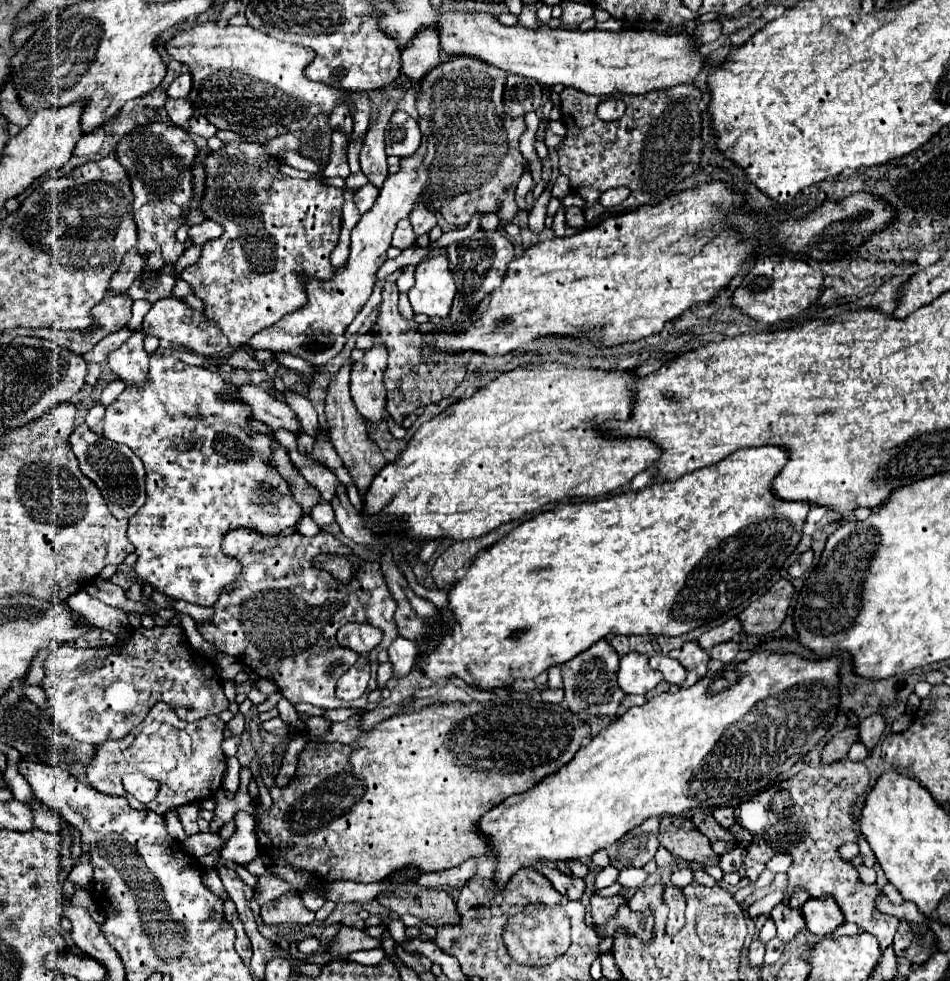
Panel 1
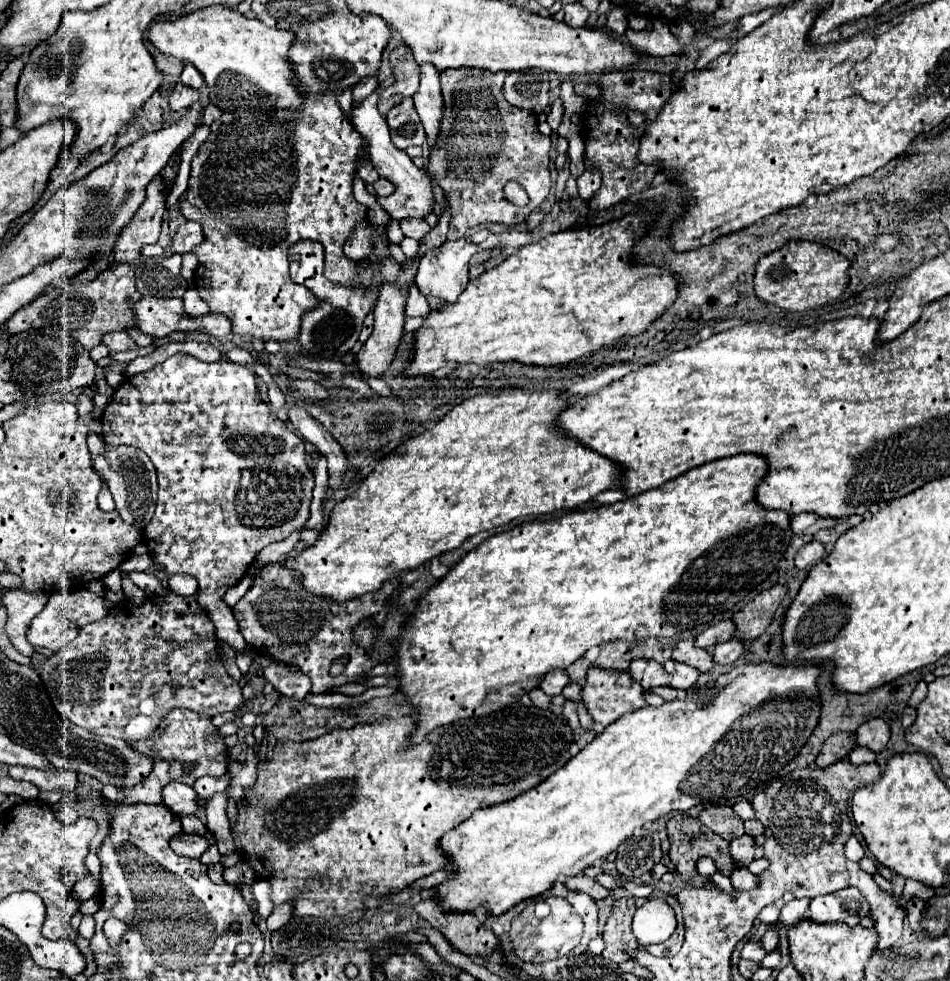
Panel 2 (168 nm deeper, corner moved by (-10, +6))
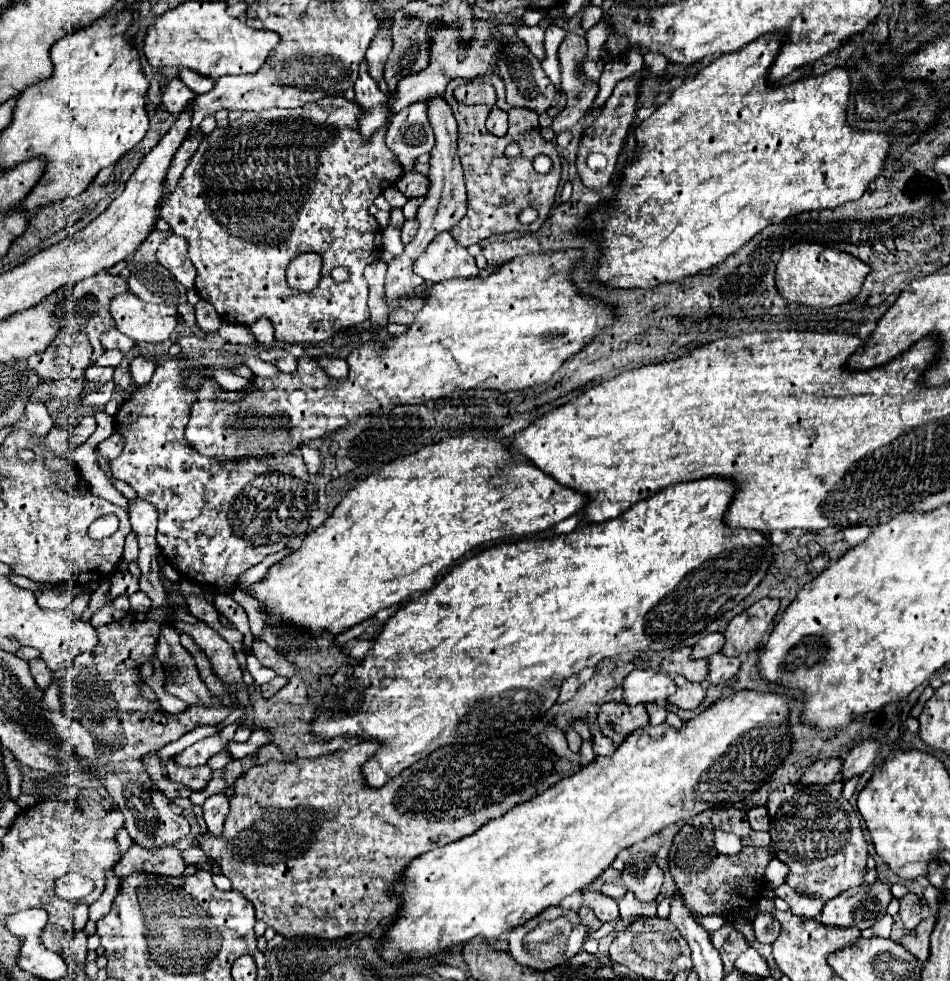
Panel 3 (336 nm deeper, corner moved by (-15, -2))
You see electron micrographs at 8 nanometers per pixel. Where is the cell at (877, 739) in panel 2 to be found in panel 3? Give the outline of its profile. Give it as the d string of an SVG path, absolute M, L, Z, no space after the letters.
M875 740L857 744L849 752L849 756L843 760L843 768L841 768L843 780L851 780L853 776L863 774L873 764L873 760L877 758L877 754L879 754L879 742L875 742Z

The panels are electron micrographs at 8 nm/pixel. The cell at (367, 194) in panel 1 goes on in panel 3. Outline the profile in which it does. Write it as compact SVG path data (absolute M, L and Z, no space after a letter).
M403 172L403 176L395 182L395 186L407 196L407 198L415 198L415 196L425 196L427 188L429 188L429 180L425 174L419 172Z

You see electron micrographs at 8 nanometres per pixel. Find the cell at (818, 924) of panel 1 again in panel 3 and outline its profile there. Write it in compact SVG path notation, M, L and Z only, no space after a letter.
M877 878L873 884L849 888L825 902L819 920L827 926L857 926L859 930L865 930L887 914L891 900L891 884Z

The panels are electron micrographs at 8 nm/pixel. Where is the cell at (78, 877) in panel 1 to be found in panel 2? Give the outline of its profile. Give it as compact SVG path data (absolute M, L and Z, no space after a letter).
M86 874L84 878L80 878L80 880L74 884L72 892L74 892L74 896L76 896L78 900L88 900L88 898L96 896L98 890L96 890L96 880L94 880L94 876L92 876L92 874Z

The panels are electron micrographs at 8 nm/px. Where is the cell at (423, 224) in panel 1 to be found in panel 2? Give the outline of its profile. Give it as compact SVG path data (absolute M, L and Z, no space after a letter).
M374 92L372 96L368 96L366 100L362 100L358 106L354 106L352 110L352 124L354 128L368 138L370 142L370 156L372 156L372 164L374 168L378 170L380 176L384 176L386 180L390 180L396 190L392 192L392 196L388 198L378 198L378 202L382 204L382 208L390 214L390 218L394 220L404 220L404 218L424 218L426 214L432 212L432 206L434 206L434 192L432 192L432 184L430 184L430 178L428 174L418 168L412 158L404 152L404 150L398 150L394 148L392 140L390 140L390 132L388 132L388 124L386 120L380 116L378 108L376 108L376 102L378 102L378 94Z

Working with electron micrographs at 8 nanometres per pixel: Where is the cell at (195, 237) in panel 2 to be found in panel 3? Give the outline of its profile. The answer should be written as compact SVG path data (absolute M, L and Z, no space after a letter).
M169 234L161 246L155 252L155 258L161 266L165 266L175 280L179 280L187 290L193 288L195 282L195 266L191 264L189 256L187 256L187 244L183 242L181 236Z

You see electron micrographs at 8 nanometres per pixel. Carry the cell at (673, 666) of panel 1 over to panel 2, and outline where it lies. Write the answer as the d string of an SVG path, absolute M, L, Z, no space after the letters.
M676 660L664 662L664 668L672 674L672 682L670 682L672 688L688 690L688 688L694 686L694 682L700 676L700 672L696 668L690 668L688 664L682 664L682 662L676 662Z

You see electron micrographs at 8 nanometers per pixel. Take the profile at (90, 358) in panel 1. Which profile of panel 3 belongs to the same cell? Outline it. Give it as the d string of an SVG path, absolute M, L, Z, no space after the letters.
M105 350L99 358L96 360L96 364L99 366L119 366L121 360L125 358L123 352L115 352L115 350Z

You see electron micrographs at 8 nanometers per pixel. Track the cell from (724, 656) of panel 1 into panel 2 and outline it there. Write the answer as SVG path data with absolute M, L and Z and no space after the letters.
M728 640L724 644L718 644L714 648L714 662L716 664L732 664L736 662L744 652L744 642L742 640Z

